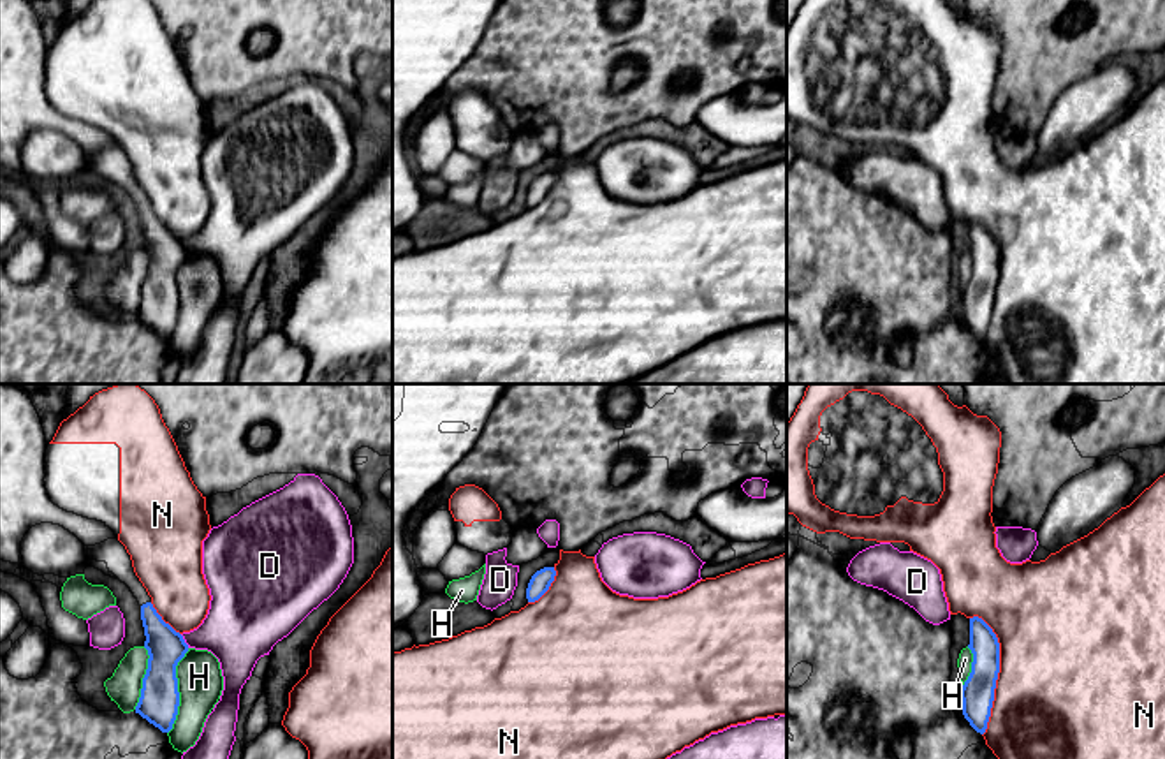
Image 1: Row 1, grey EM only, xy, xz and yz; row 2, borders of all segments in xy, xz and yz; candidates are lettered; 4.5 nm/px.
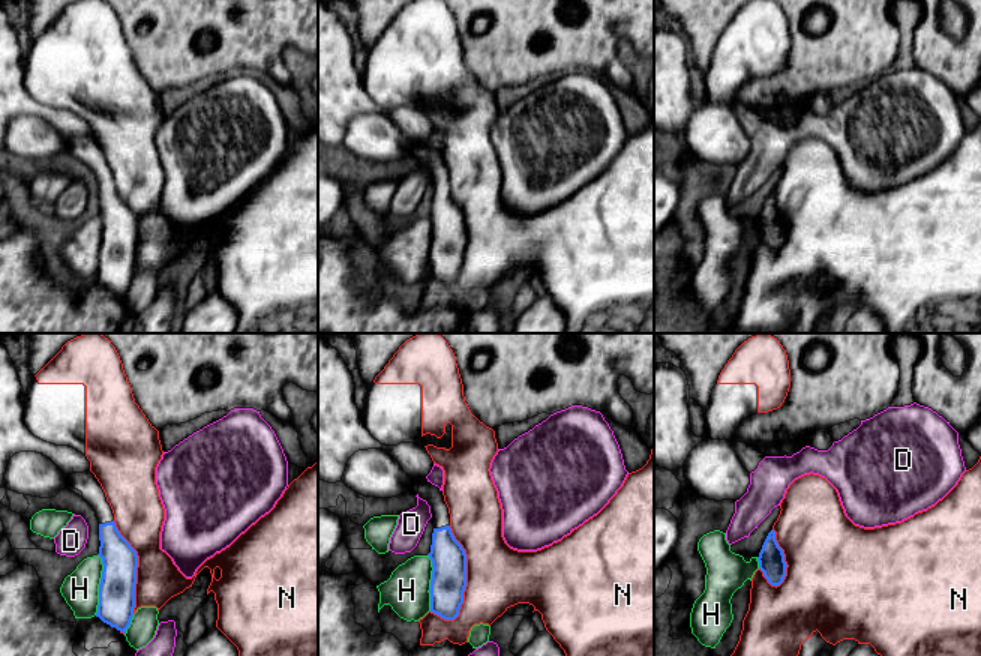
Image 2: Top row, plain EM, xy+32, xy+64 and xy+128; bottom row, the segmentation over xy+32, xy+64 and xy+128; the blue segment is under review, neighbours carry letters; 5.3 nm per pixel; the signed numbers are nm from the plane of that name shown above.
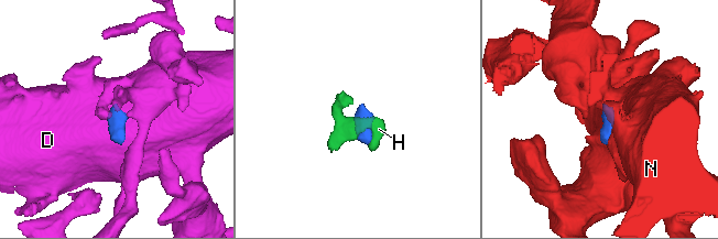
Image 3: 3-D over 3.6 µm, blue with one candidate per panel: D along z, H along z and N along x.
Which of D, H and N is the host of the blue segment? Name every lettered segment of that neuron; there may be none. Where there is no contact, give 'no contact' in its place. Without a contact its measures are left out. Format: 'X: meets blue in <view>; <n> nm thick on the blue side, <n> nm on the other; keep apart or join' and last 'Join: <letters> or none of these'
D: meets blue in xy; 170 nm thick on the blue side, 300 nm on the other; keep apart
H: meets blue in xy; 180 nm thick on the blue side, 200 nm on the other; keep apart
N: meets blue in yz; 150 nm thick on the blue side, 500 nm on the other; keep apart
Join: none of these

